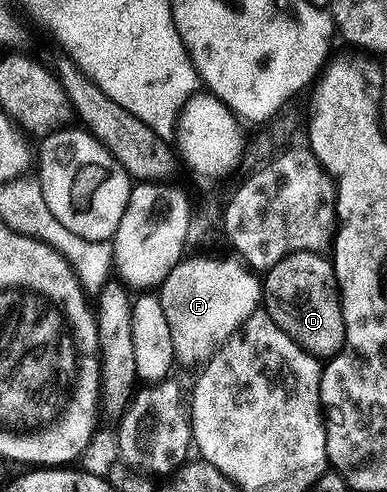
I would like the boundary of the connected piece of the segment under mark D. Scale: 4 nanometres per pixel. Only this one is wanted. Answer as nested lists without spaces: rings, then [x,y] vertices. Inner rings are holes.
[[[303,250],[287,254],[263,275],[262,287],[263,309],[272,317],[274,324],[281,326],[307,354],[327,360],[333,358],[344,347],[344,321],[342,320],[340,293],[336,290],[336,277],[332,271],[332,263],[323,253]]]

